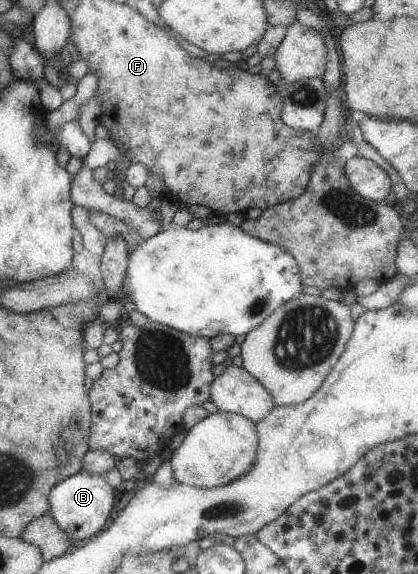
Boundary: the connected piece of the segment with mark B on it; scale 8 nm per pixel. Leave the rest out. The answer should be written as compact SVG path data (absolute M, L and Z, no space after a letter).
M79 471L64 478L48 494L47 514L55 520L55 524L65 532L71 544L81 544L93 535L99 533L109 522L107 516L113 506L113 490L107 484L104 476L85 474Z

